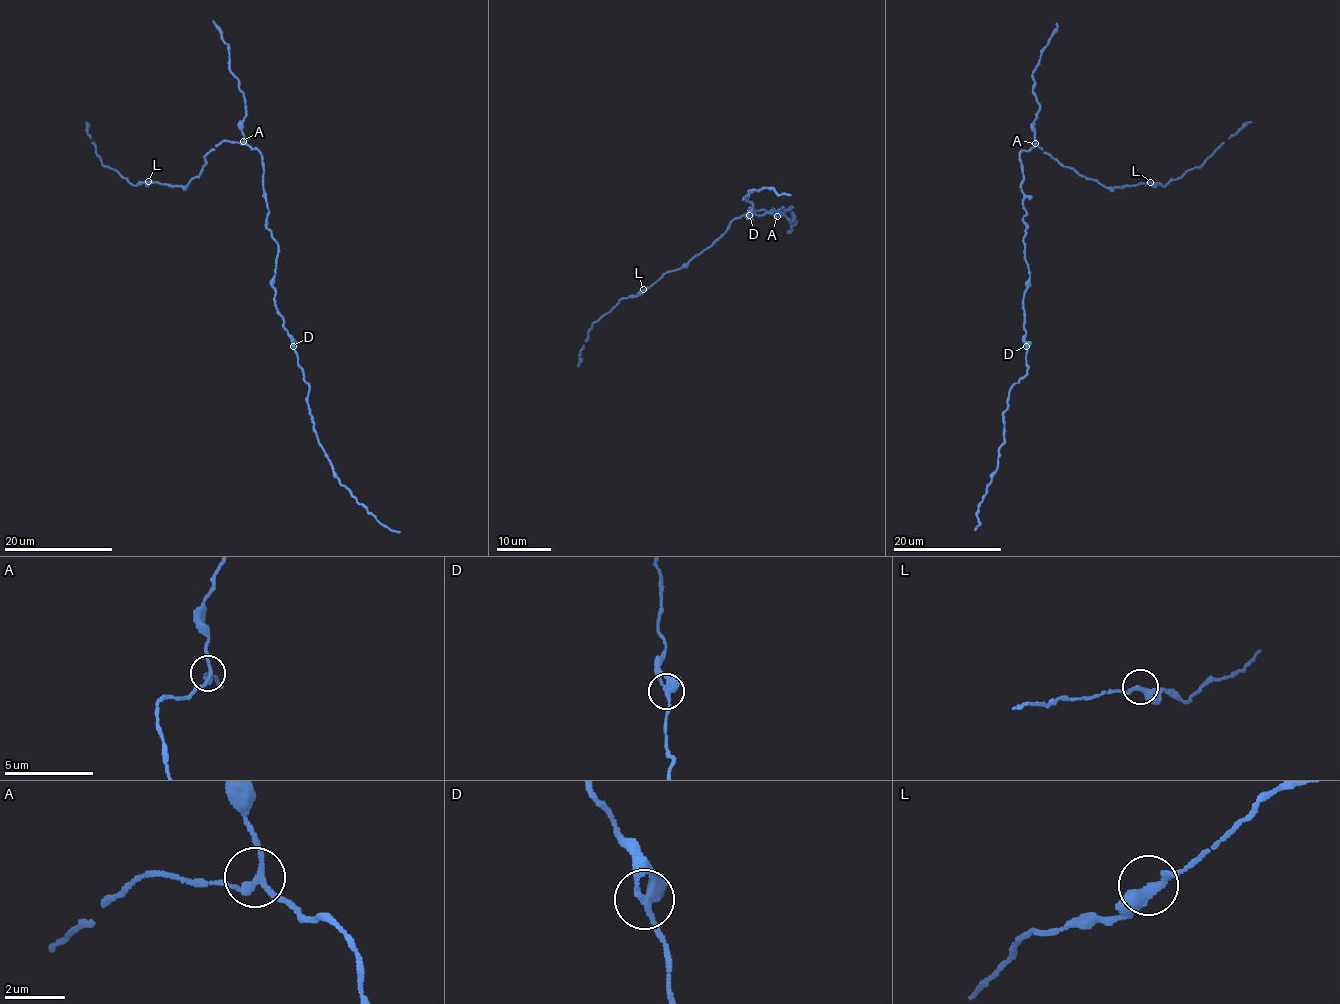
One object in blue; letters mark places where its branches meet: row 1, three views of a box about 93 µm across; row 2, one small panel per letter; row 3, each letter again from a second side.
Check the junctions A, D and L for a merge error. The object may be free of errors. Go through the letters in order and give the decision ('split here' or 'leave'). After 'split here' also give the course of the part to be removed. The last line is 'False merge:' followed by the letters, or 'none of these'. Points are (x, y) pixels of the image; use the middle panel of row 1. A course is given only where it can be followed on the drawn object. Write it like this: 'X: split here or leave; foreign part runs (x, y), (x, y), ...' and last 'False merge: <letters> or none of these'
A: leave
D: leave
L: leave
False merge: none of these

